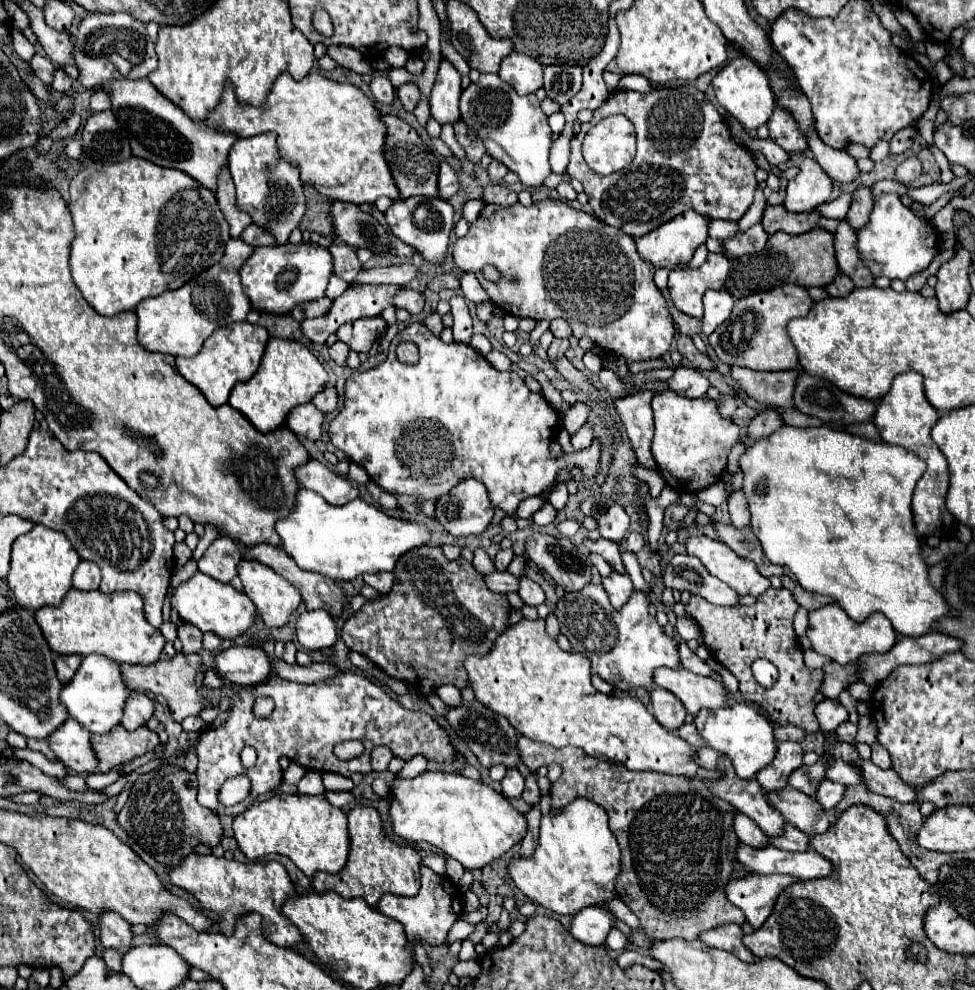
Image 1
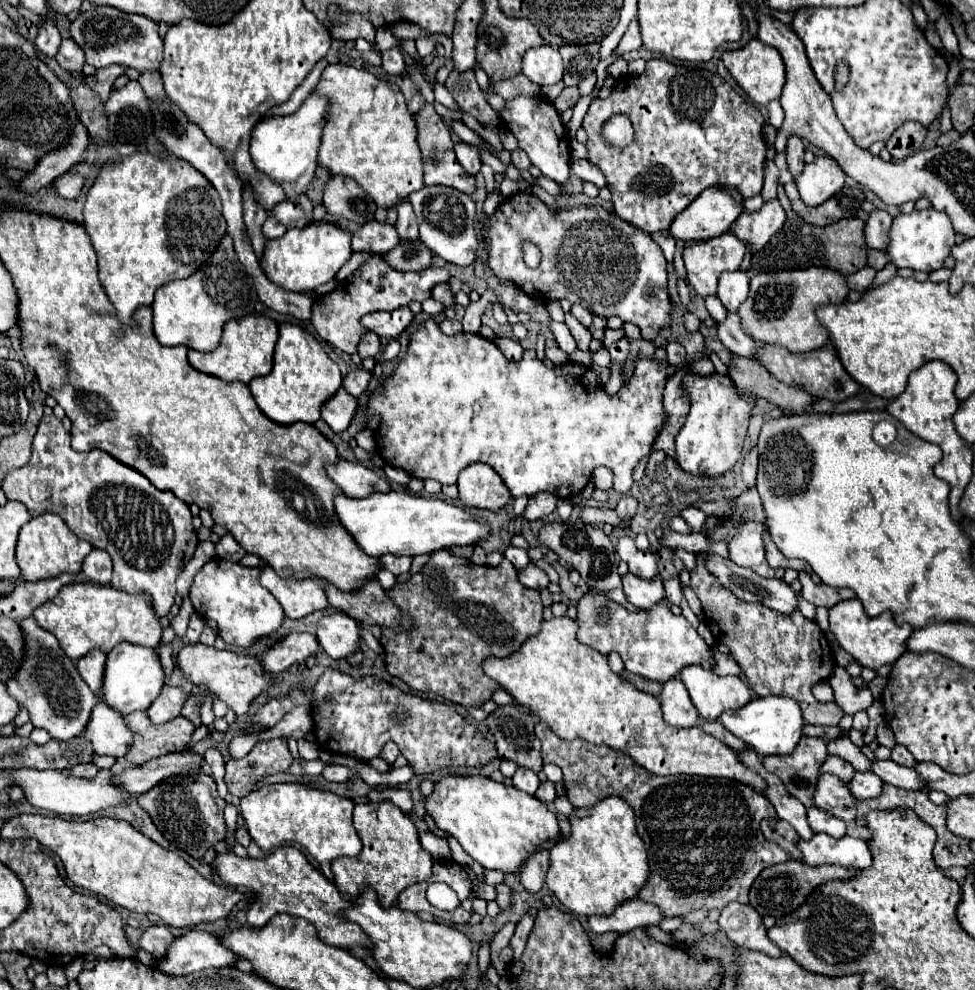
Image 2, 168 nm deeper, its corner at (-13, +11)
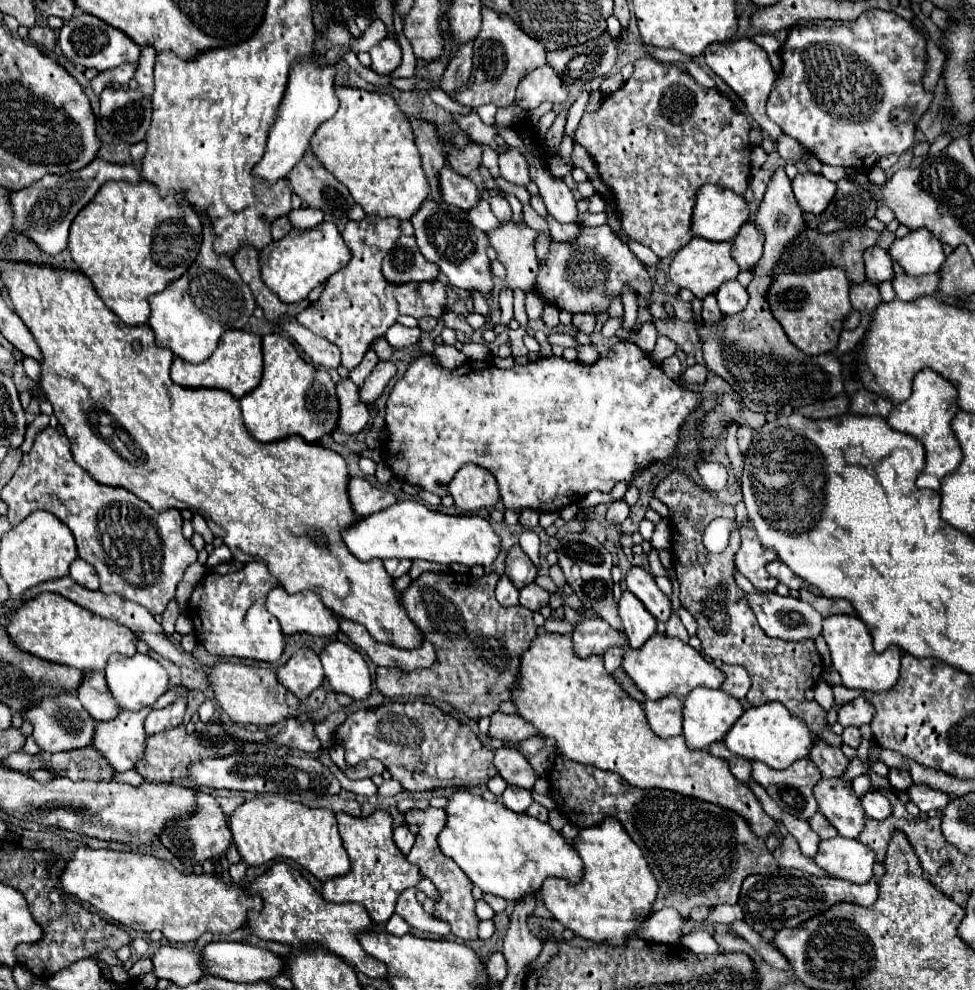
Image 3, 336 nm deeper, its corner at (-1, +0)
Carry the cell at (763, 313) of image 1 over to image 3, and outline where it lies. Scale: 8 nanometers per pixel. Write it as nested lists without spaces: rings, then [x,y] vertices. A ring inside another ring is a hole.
[[[823,268],[809,274],[779,274],[771,280],[765,302],[789,340],[801,352],[815,356],[837,346],[841,322],[853,310],[849,304],[849,280],[841,268]]]

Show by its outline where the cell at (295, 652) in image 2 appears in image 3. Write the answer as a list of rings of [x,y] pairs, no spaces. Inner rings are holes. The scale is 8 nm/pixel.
[[[301,648],[293,652],[291,658],[275,674],[277,674],[277,680],[287,690],[291,690],[301,702],[305,702],[309,694],[315,688],[319,688],[321,682],[325,680],[319,656],[309,648]]]

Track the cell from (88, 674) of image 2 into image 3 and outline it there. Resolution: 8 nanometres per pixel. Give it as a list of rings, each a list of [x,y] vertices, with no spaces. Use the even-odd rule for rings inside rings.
[[[85,672],[85,684],[77,688],[77,696],[83,704],[83,708],[97,720],[111,720],[119,714],[117,704],[109,696],[109,688],[105,682],[105,674],[101,672]]]

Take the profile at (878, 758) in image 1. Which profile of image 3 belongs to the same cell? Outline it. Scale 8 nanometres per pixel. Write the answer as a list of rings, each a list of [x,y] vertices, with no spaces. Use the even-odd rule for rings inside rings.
[[[891,768],[889,774],[887,774],[887,778],[889,778],[889,782],[891,782],[897,790],[907,790],[907,788],[913,784],[909,772],[907,772],[907,770],[899,770],[899,768]]]

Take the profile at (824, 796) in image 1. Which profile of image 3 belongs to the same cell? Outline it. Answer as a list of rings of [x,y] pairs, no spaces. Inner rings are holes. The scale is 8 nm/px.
[[[869,790],[861,796],[861,806],[865,808],[865,814],[875,820],[883,820],[891,814],[889,800],[879,790]]]

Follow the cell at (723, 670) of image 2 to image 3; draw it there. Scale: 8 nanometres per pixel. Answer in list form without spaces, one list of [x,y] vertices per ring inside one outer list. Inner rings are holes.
[[[723,664],[721,666],[721,672],[725,674],[725,682],[721,684],[721,690],[725,690],[727,694],[735,696],[735,698],[745,698],[747,696],[747,690],[751,686],[751,680],[749,680],[749,674],[745,668],[741,666],[729,666],[729,664]]]

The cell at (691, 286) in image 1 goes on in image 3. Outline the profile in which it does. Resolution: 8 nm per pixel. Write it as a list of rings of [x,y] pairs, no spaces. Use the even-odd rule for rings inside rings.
[[[693,238],[681,252],[675,254],[669,266],[669,278],[679,286],[691,290],[697,298],[705,298],[707,294],[717,292],[721,282],[735,280],[739,274],[739,266],[731,258],[731,242],[709,242],[703,238]]]

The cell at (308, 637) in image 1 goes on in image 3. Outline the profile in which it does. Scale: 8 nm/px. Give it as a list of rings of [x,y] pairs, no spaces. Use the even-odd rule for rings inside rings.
[[[333,640],[319,654],[325,678],[335,692],[349,694],[355,700],[365,700],[371,692],[371,674],[359,652],[345,642]]]

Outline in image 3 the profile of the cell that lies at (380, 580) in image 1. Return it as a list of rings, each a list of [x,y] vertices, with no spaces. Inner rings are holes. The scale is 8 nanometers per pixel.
[[[383,560],[383,564],[385,564],[385,570],[391,578],[399,578],[409,572],[411,560]]]

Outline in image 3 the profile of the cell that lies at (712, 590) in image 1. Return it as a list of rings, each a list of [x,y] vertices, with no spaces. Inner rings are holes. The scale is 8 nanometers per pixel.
[[[775,592],[745,594],[745,598],[767,636],[781,640],[813,640],[821,634],[823,616],[807,602]]]

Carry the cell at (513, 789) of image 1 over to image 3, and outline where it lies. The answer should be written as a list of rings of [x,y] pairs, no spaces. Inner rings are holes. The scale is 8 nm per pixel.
[[[507,786],[507,790],[503,792],[501,798],[503,798],[503,804],[513,812],[525,812],[529,808],[529,804],[533,802],[529,790],[513,788],[513,786]]]

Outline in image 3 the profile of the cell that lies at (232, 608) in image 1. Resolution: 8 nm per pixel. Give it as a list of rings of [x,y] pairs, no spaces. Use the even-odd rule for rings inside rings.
[[[249,562],[233,574],[207,572],[195,586],[185,614],[193,620],[199,644],[215,656],[237,656],[275,662],[283,652],[283,630],[275,616],[265,610],[265,596],[277,580],[263,562]]]

